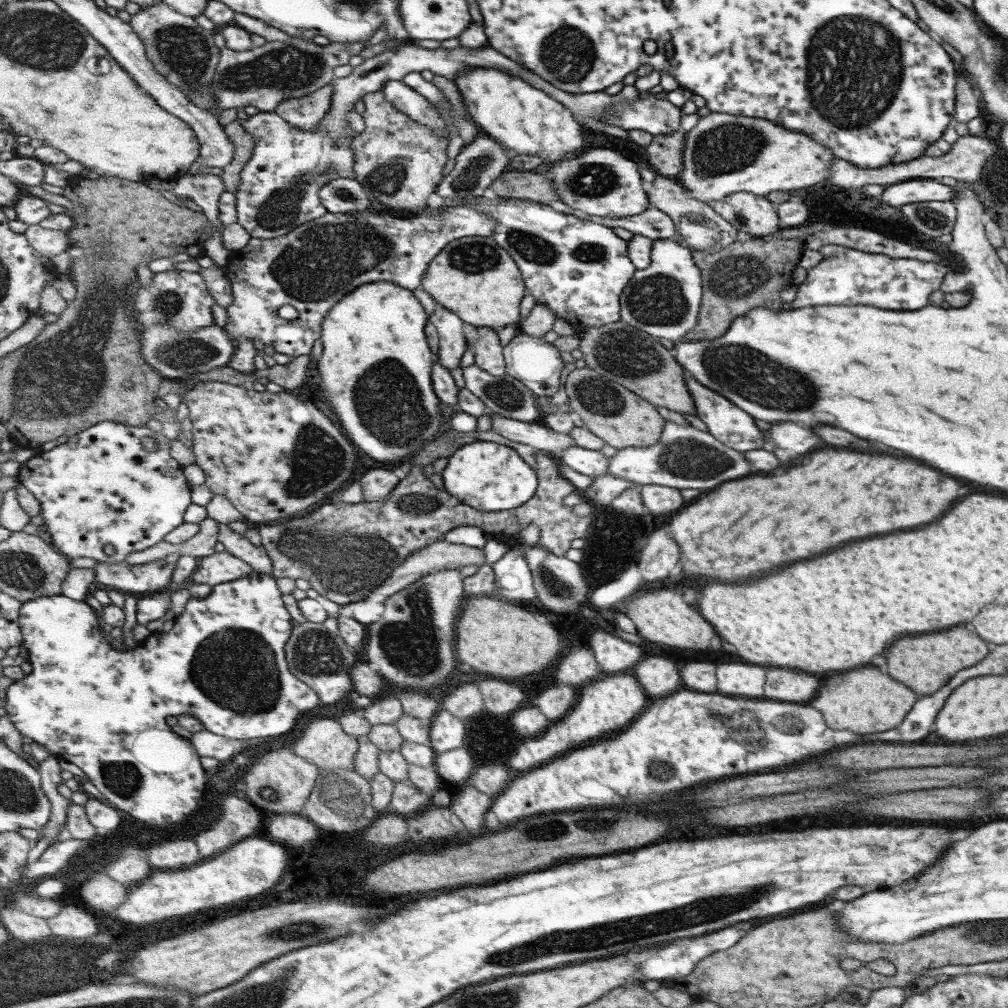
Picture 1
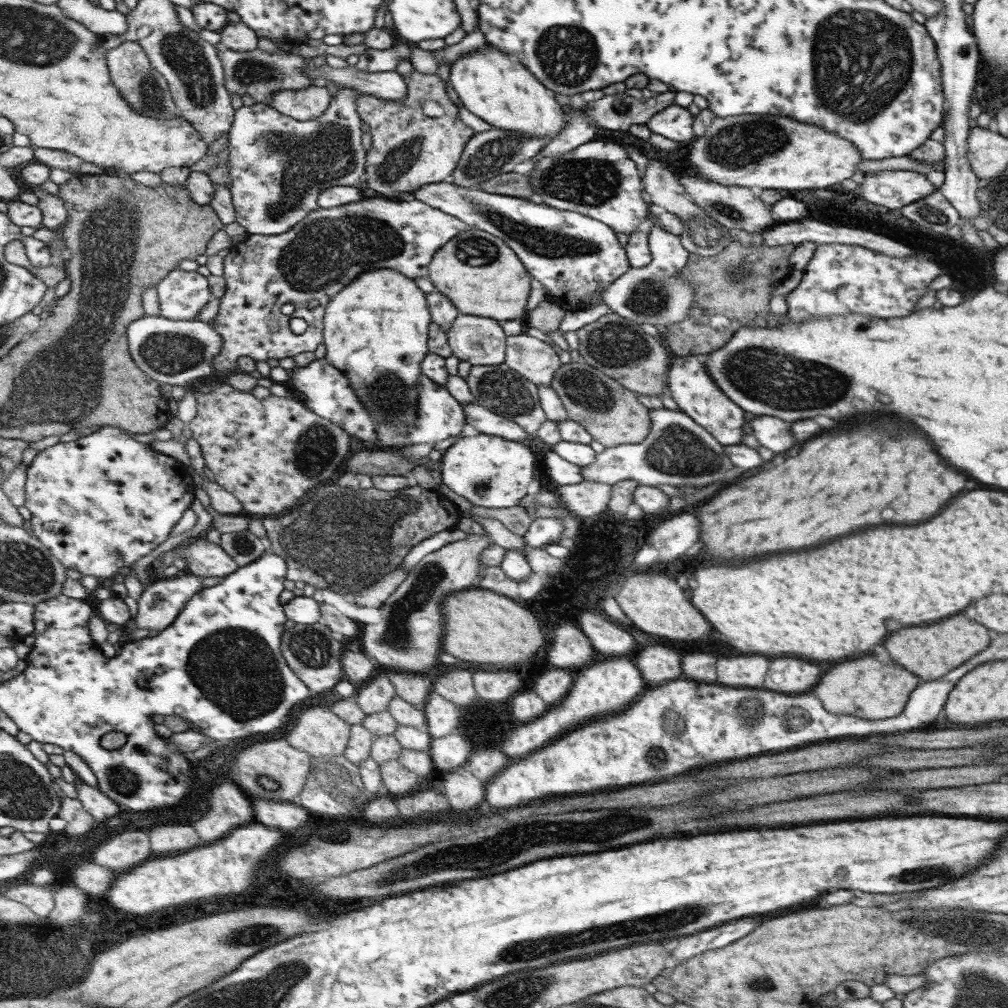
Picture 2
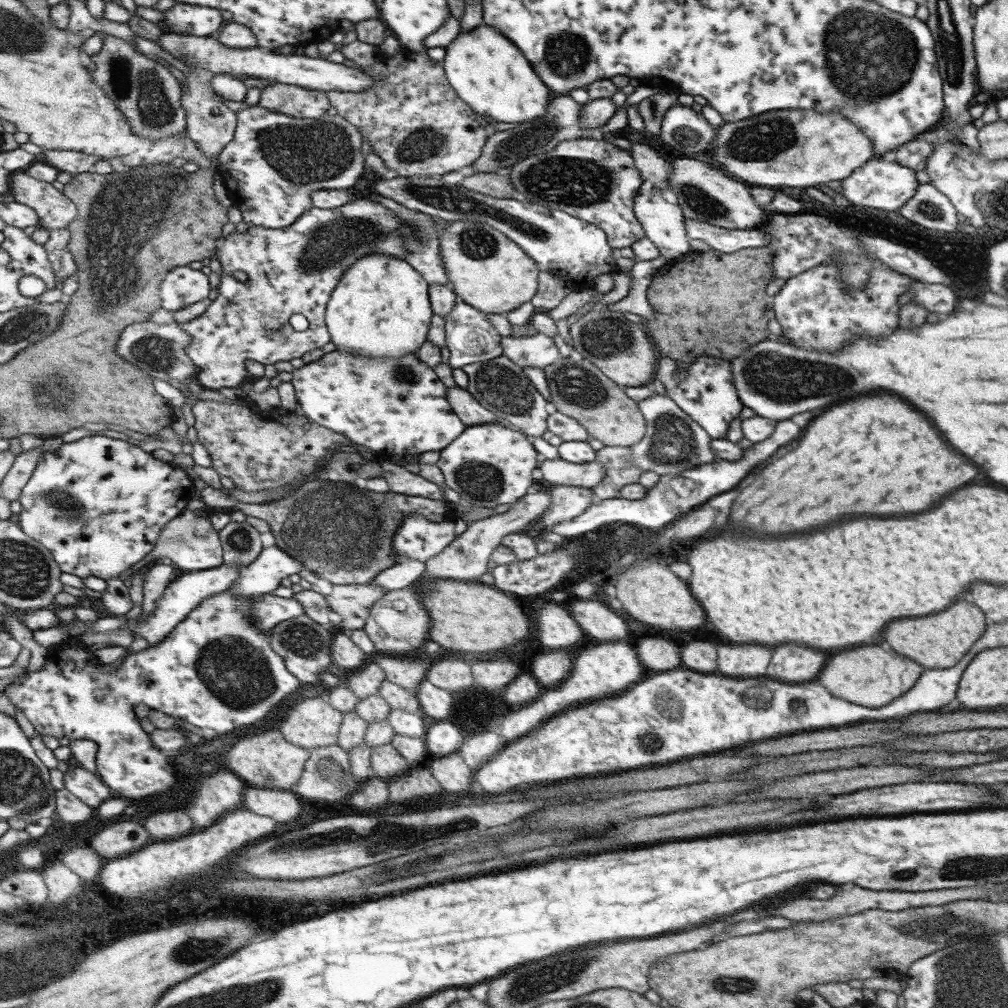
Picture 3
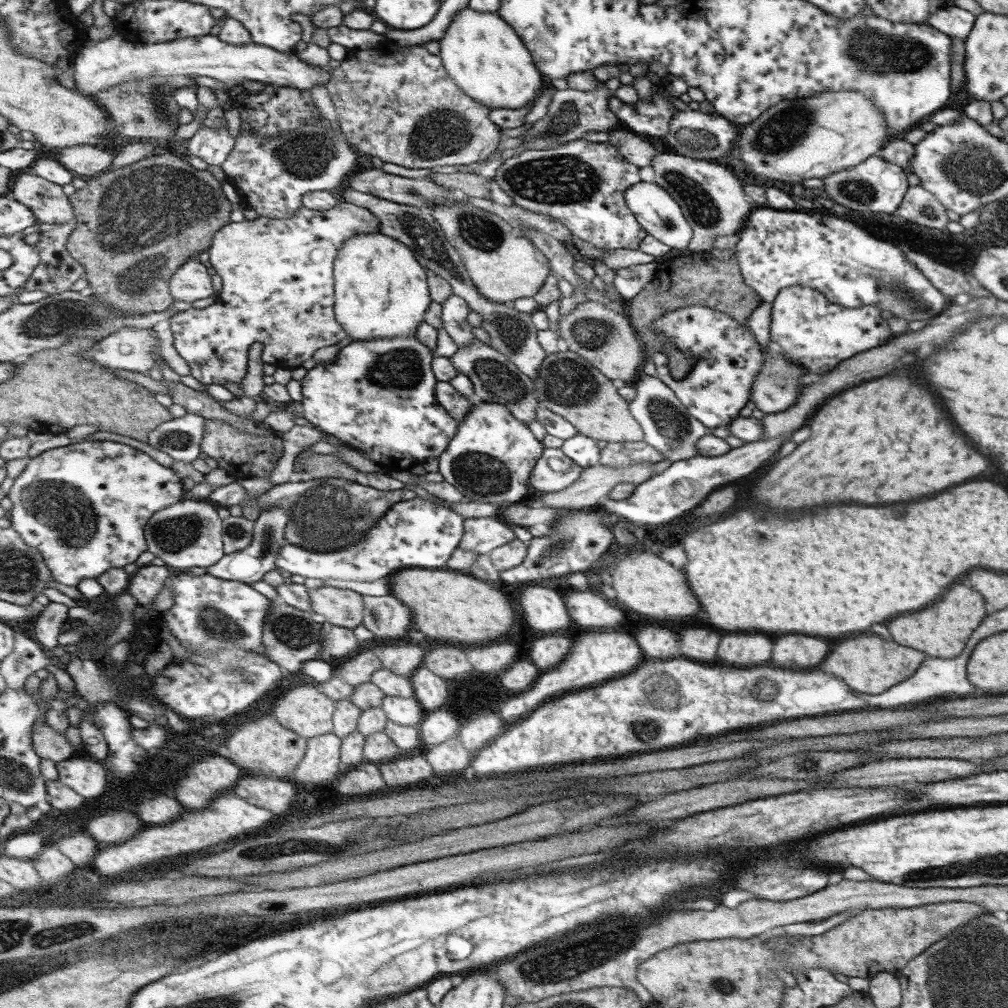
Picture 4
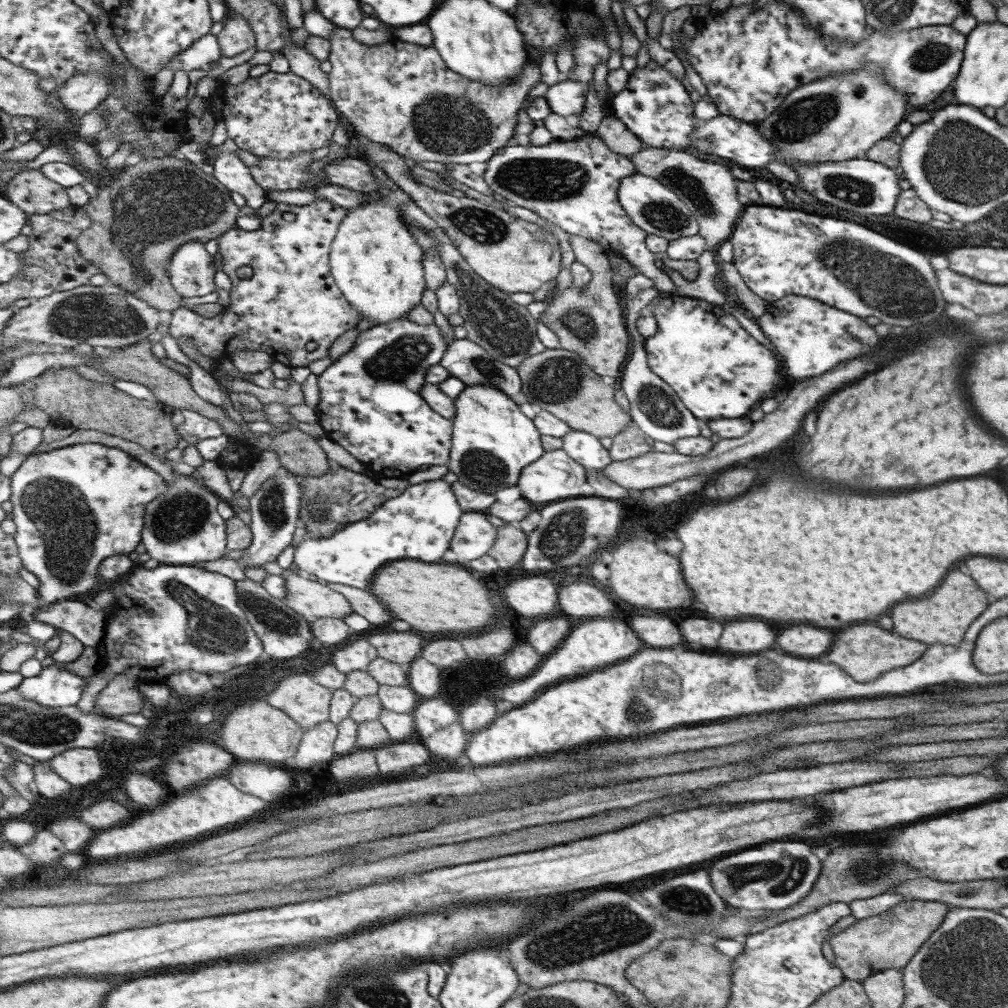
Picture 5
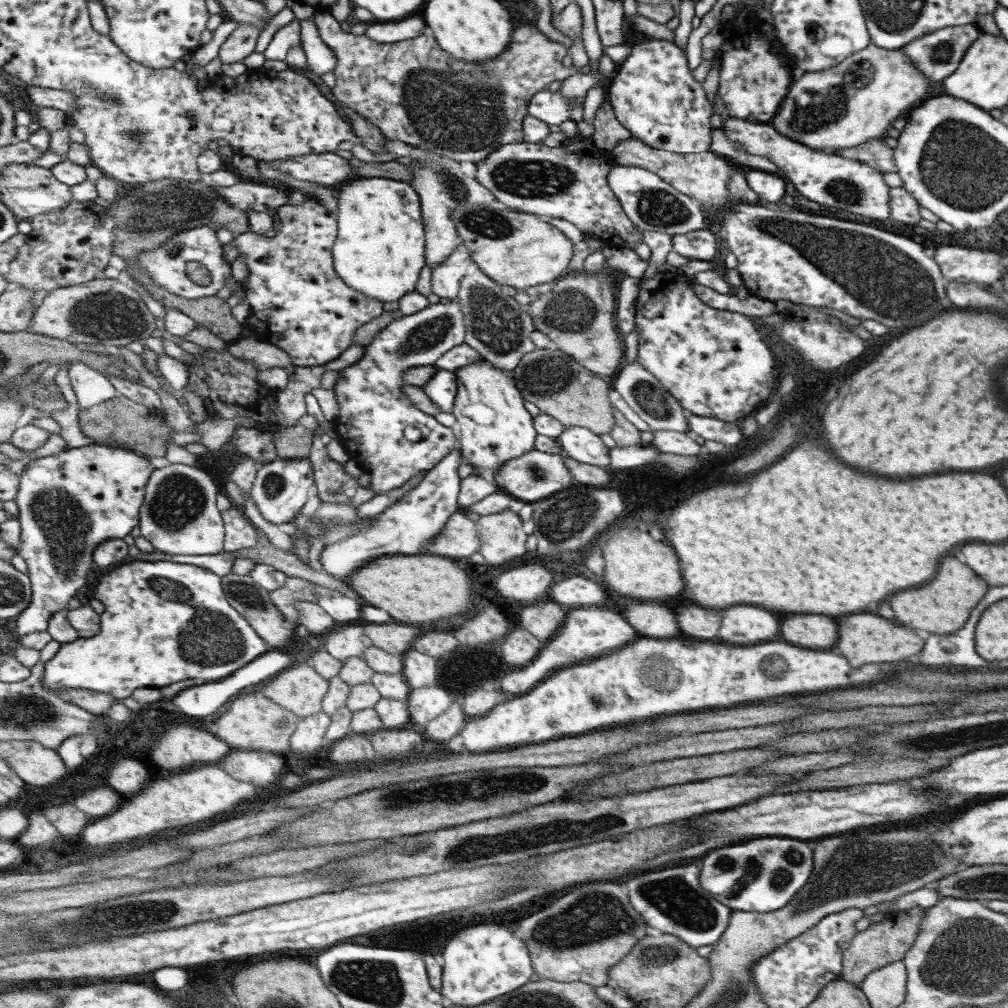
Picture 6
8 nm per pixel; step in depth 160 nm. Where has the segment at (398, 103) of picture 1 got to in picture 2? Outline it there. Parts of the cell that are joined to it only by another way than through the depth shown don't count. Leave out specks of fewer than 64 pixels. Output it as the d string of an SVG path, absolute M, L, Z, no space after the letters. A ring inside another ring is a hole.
M325 65L320 68L310 68L306 74L319 79L320 83L323 80L331 80L340 89L351 88L363 92L363 95L377 96L383 100L405 102L409 94L406 79L399 72L367 73L355 65L349 68L331 68Z

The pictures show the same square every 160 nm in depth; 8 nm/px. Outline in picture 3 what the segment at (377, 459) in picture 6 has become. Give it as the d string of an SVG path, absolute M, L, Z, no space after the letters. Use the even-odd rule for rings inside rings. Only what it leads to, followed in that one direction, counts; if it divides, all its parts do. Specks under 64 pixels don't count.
M345 350L325 353L319 360L292 371L290 381L297 398L298 411L301 411L315 424L349 437L363 452L380 460L391 456L405 456L442 451L457 440L467 430L467 425L454 411L450 403L448 386L439 378L429 363L422 361L418 353L409 353L399 358L375 358L351 354Z

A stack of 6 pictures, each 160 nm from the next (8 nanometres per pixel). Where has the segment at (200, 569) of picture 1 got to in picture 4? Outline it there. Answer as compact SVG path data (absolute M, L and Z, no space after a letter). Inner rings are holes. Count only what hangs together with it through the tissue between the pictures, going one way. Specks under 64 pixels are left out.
M202 499L181 500L165 508L153 519L147 527L147 543L149 551L161 558L165 565L179 568L179 571L189 571L195 566L209 568L217 564L225 555L224 540L225 525L219 512L213 504Z

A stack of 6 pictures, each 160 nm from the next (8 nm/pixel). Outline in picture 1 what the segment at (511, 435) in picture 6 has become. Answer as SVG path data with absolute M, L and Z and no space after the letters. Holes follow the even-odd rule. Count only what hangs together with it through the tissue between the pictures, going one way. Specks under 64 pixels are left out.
M473 440L449 456L440 483L448 493L481 512L512 511L530 503L538 491L538 473L514 448L497 442Z

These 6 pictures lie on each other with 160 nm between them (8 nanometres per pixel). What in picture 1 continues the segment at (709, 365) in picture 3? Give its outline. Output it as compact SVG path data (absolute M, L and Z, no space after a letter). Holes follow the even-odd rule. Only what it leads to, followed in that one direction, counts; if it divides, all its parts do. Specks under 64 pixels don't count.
M688 376L686 380L690 396L694 401L695 416L705 424L708 433L716 438L721 444L733 448L737 452L747 452L747 450L757 450L763 444L763 434L755 425L752 416L743 412L738 406L735 406L730 400L723 398L709 387L699 384L694 377Z

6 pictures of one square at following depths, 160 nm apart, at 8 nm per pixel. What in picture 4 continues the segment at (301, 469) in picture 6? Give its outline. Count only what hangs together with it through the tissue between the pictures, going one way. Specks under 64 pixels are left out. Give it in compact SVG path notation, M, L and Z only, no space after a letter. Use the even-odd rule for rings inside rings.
M277 506L262 510L260 517L255 521L254 540L251 546L241 551L225 554L217 564L207 568L207 574L221 578L221 580L237 580L249 585L263 581L263 576L267 572L277 569L277 557L283 546L287 544L285 538L287 525L289 525L289 516L285 508Z

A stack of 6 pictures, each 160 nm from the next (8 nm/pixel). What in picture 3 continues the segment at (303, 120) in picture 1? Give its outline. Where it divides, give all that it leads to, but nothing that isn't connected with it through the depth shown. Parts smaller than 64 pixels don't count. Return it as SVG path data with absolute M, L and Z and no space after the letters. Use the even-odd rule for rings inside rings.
M289 84L274 85L263 90L261 106L277 108L290 117L310 119L325 117L327 110L332 107L327 92Z

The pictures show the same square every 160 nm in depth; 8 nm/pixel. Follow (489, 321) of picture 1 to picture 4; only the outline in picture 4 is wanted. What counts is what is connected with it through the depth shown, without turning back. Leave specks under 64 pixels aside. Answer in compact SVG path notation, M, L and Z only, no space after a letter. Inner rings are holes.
M471 203L437 205L433 216L446 232L449 242L458 250L470 277L487 300L497 304L514 303L519 298L534 297L553 272L549 258L533 245L522 230L513 228L493 211Z

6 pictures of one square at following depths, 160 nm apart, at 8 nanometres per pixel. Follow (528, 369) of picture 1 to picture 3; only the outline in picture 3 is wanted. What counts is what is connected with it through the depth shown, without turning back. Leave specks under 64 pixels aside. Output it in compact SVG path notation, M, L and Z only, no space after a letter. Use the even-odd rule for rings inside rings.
M535 333L525 338L515 339L512 335L501 339L504 354L519 366L536 366L544 370L556 360L561 359L561 352L553 337Z

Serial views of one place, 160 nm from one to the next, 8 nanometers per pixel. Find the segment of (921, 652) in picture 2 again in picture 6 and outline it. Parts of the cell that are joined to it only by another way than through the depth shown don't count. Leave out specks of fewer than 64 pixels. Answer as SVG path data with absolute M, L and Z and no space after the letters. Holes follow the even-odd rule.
M945 556L939 562L939 568L931 582L919 588L909 588L893 594L889 598L889 604L895 612L895 620L901 626L923 628L933 636L947 636L946 634L961 628L970 610L979 602L988 587L988 584L971 572L965 564L961 564L953 556Z

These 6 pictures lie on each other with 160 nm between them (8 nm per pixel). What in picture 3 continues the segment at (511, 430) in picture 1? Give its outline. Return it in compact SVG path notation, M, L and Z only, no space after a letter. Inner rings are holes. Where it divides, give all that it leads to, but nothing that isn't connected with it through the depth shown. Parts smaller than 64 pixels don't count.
M451 387L448 388L447 395L450 403L454 405L454 411L468 427L487 423L505 423L494 412L485 408L468 389Z

